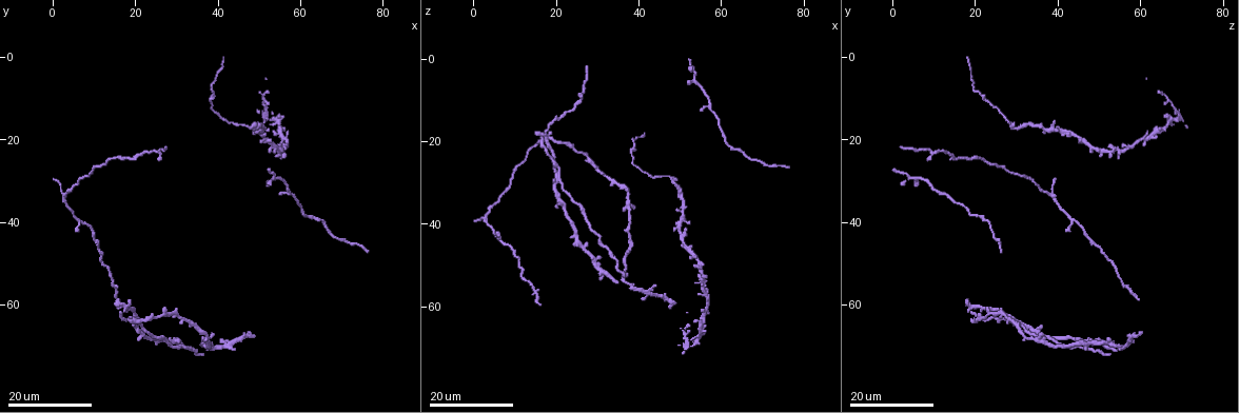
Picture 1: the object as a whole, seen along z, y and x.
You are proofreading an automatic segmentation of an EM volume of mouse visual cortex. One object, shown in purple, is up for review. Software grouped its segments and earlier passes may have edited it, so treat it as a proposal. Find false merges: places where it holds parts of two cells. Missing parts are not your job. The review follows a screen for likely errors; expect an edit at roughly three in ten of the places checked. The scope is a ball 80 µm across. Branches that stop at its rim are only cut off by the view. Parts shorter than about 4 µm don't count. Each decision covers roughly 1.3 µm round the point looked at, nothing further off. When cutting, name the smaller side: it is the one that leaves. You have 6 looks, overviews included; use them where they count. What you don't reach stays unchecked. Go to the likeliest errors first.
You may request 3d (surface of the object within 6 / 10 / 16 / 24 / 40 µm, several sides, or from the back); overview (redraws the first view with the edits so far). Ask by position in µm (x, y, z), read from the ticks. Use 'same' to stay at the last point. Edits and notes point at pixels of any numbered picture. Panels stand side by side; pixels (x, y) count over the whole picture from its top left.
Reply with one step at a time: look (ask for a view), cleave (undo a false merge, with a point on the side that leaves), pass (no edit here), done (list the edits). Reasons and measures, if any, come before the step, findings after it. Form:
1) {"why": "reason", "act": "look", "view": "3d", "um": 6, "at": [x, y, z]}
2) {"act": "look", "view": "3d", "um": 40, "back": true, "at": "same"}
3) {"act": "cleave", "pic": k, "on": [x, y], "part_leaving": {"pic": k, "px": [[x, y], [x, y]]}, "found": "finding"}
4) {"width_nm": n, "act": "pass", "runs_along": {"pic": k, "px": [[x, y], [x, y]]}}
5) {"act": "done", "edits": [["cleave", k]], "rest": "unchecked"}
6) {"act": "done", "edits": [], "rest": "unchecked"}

{"why": "arms part here", "act": "look", "view": "3d", "um": 24, "at": [57.0, 33.0, 11.0]}

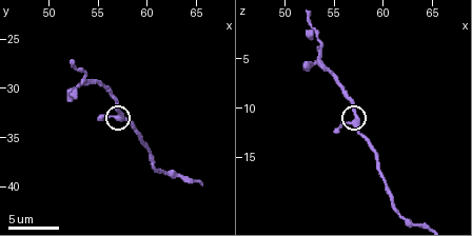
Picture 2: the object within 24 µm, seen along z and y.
{"act": "look", "view": "3d", "um": 10, "at": [57.4, 33.0, 11.2]}

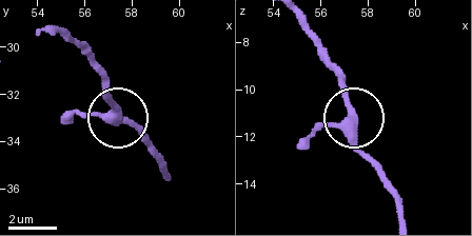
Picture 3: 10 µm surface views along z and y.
{"arms": 3, "act": "pass", "found": "all the same cell"}

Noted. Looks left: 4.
{"why": "sudden change in width", "act": "look", "view": "3d", "um": 16, "at": [25.5, 23.5, 9.5]}

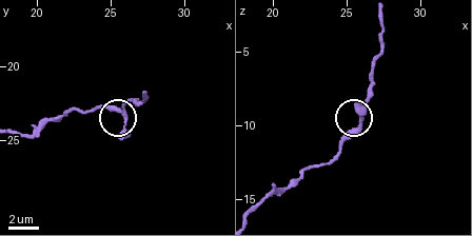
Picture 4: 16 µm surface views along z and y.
{"act": "look", "view": "3d", "um": 6, "at": [26.0, 23.4, 9.8]}

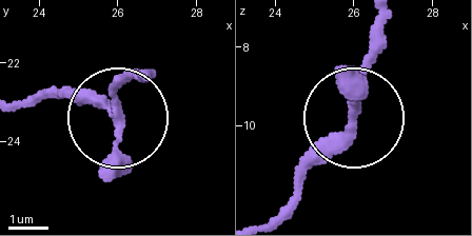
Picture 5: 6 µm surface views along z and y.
{"width_nm": 210, "act": "pass", "runs_along": {"pic": 5, "px": [[272, 215], [350, 115], [373, 38]]}, "found": "continuous, no second cell"}

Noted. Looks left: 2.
{"act": "done", "edits": [], "rest": "unchecked"}

